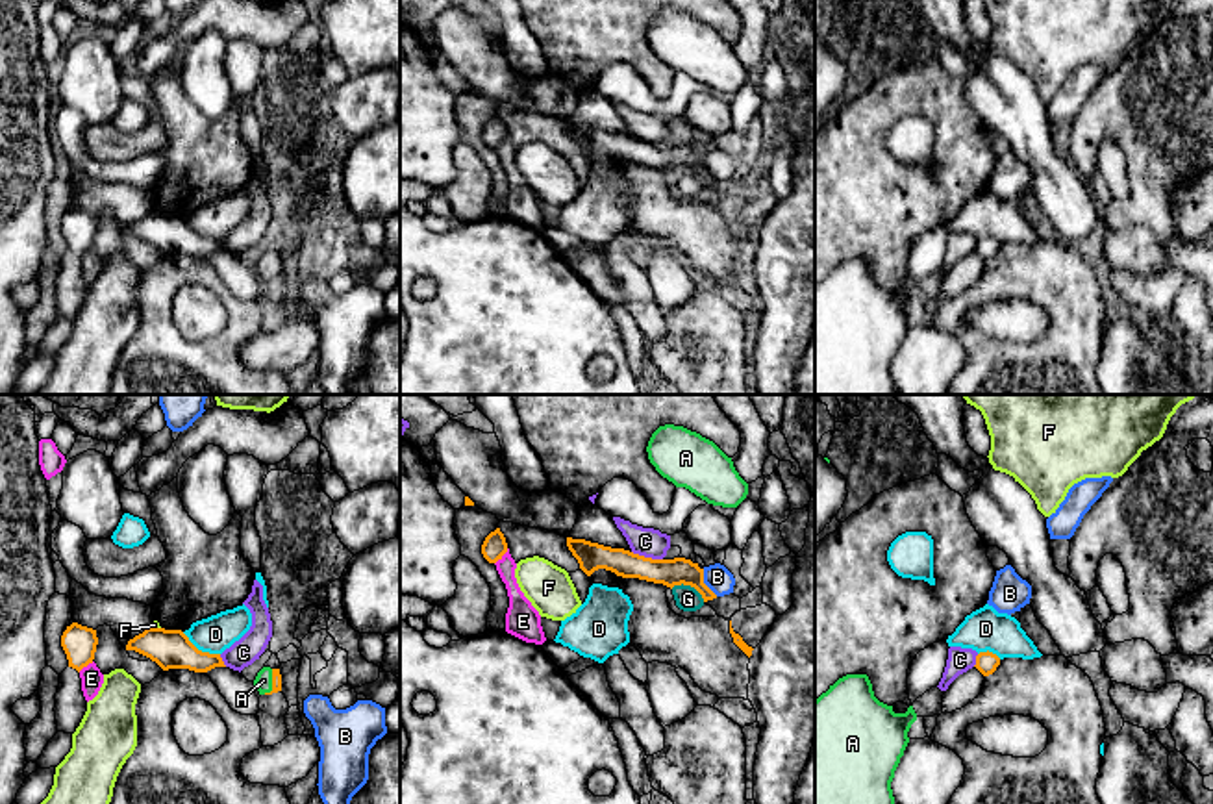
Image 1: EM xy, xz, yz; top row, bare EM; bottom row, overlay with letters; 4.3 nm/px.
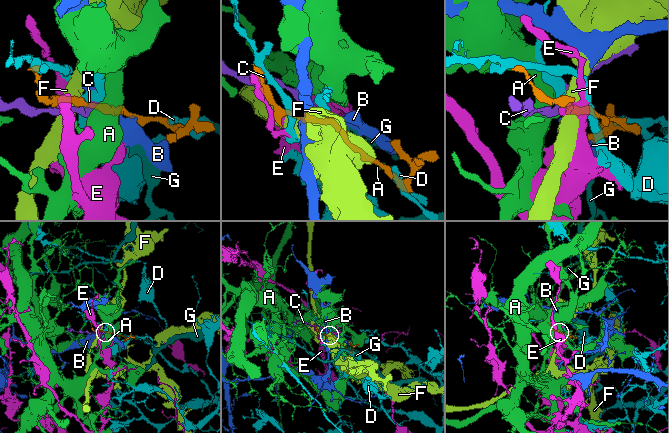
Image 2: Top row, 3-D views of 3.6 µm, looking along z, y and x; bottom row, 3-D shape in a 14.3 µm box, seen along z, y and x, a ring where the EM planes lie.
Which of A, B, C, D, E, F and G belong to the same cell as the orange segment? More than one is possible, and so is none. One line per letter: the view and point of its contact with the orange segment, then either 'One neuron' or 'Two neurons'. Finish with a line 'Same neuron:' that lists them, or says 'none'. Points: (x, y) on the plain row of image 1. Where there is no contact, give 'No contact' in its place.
A: Touches orange at xy (273, 269). One neuron
B: Touches orange at xz (702, 167). Two neurons
C: Touches orange at xz (647, 143). Two neurons
D: Touches orange at xy (200, 236). Two neurons
E: Touches orange at xz (502, 139). Two neurons
F: Touches orange at xy (156, 213). Two neurons
G: Touches orange at xz (689, 169). Two neurons
Same neuron: A

